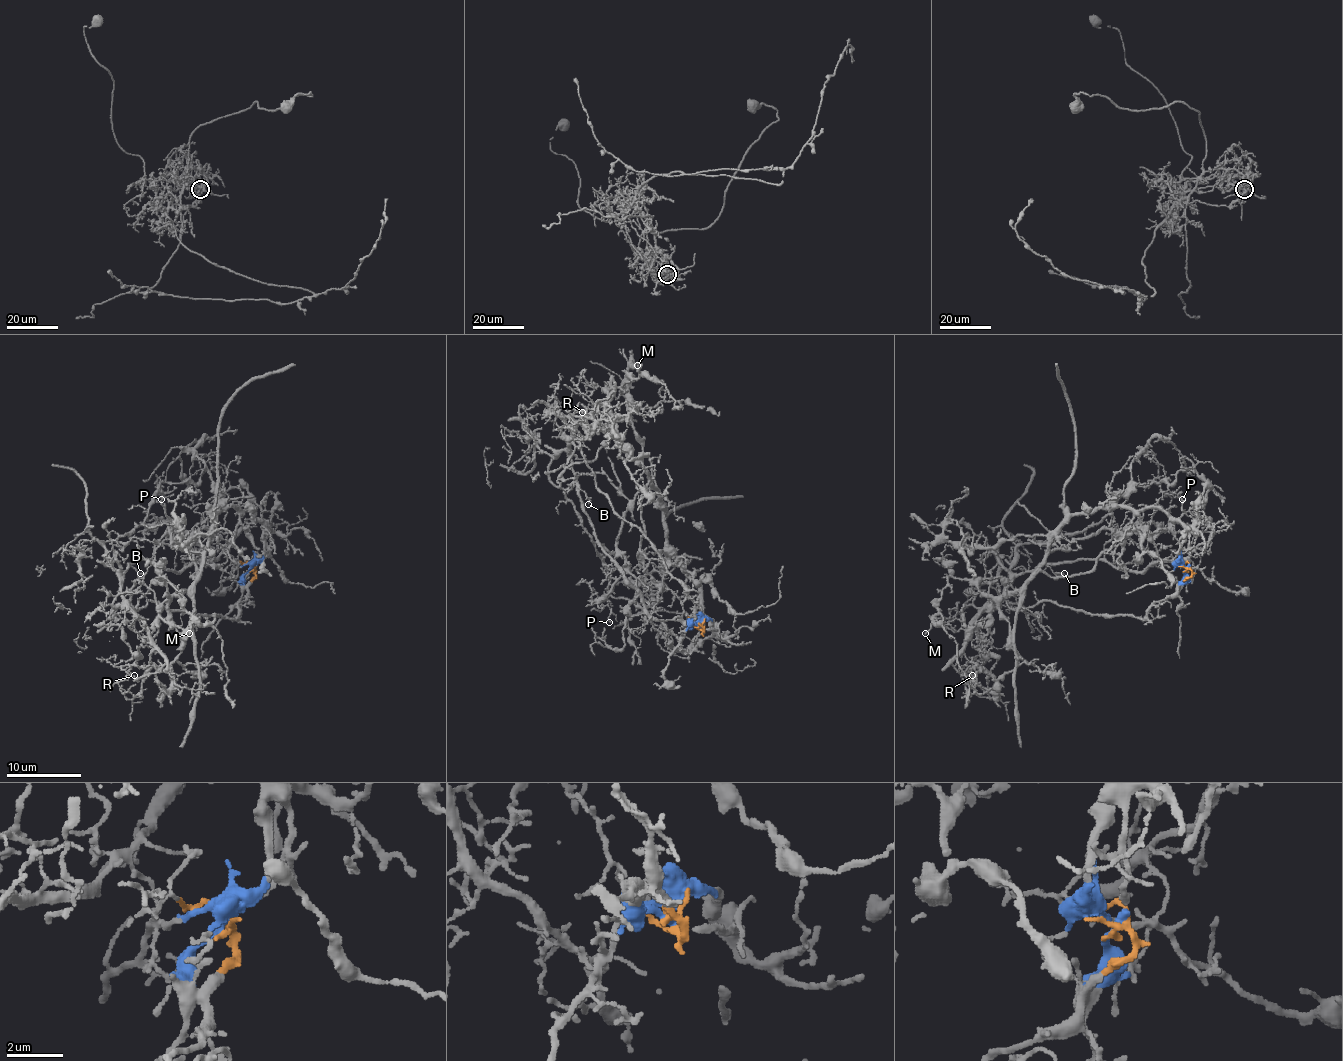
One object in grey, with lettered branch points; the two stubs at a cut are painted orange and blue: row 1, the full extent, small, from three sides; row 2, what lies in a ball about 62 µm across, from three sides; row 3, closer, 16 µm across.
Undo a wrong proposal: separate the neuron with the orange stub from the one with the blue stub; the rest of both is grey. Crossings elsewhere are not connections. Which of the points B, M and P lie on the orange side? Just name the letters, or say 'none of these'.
B, P

